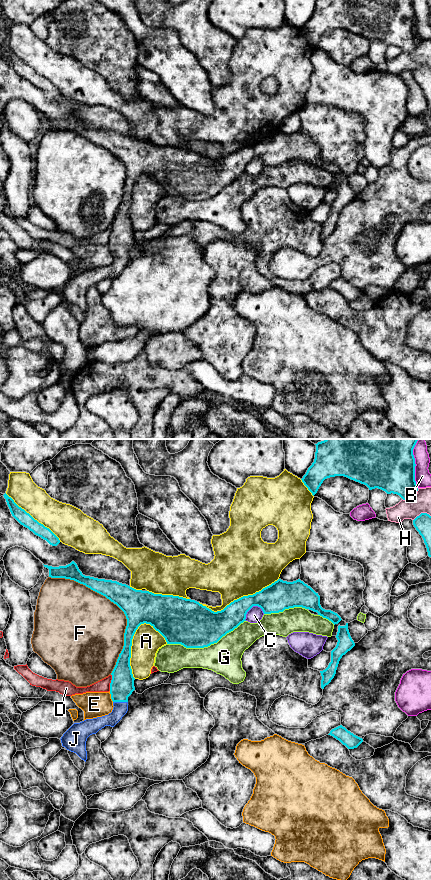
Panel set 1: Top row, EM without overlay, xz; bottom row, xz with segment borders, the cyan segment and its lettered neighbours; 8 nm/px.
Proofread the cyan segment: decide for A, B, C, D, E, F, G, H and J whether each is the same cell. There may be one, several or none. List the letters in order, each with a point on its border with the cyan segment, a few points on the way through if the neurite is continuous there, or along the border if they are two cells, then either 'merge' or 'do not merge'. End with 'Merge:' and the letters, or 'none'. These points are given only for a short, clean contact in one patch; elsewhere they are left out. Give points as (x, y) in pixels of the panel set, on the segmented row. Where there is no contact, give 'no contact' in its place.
A: contact xz (130, 649); do not merge
B: contact xz (415, 464); do not merge
C: contact xz (250, 608); do not merge
D: contact xz (111, 682); border xz (111, 674), (109, 690); do not merge
E: contact xz (111, 696); do not merge
F: contact xz (117, 605); do not merge
G: contact xz (206, 646); do not merge
H: contact xz (412, 498); do not merge
J: contact xz (120, 701); merge
Merge: J

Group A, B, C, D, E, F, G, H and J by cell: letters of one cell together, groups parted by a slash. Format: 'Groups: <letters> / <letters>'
Groups: A / B / C / D / E / F / G / H / J

